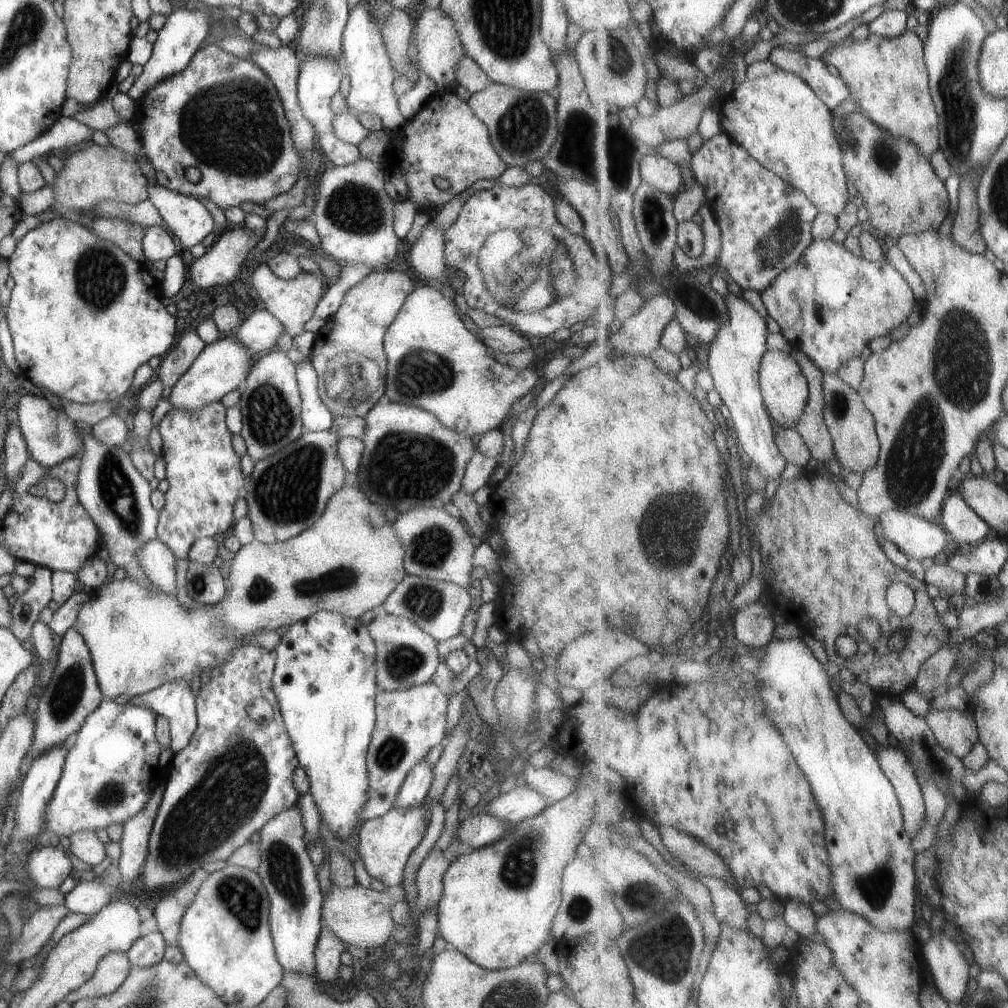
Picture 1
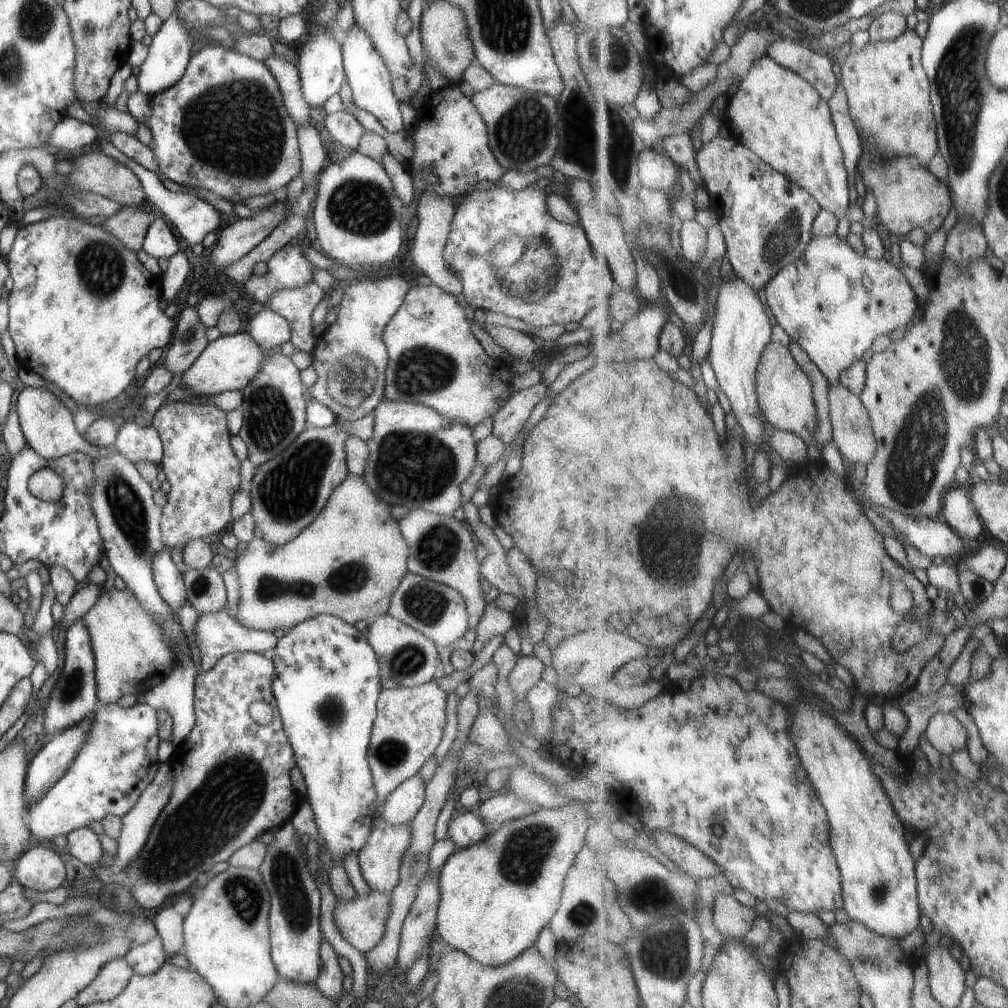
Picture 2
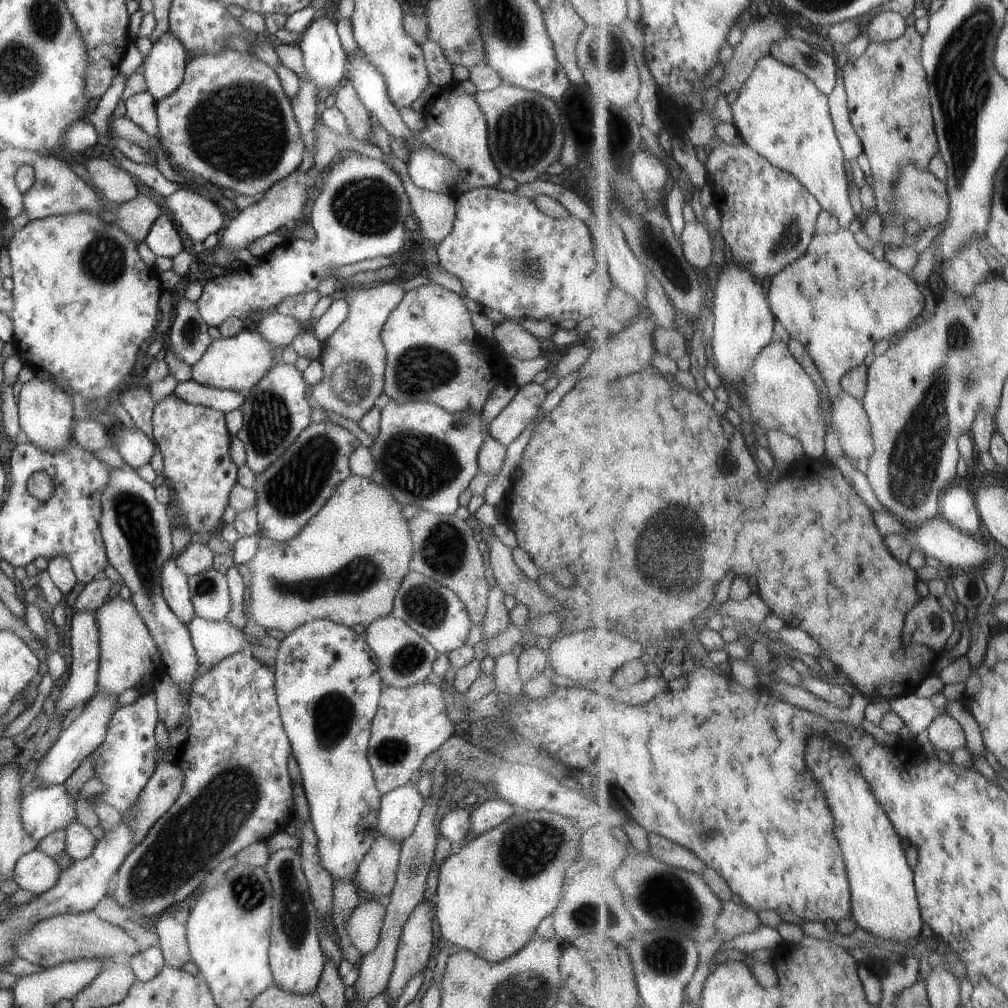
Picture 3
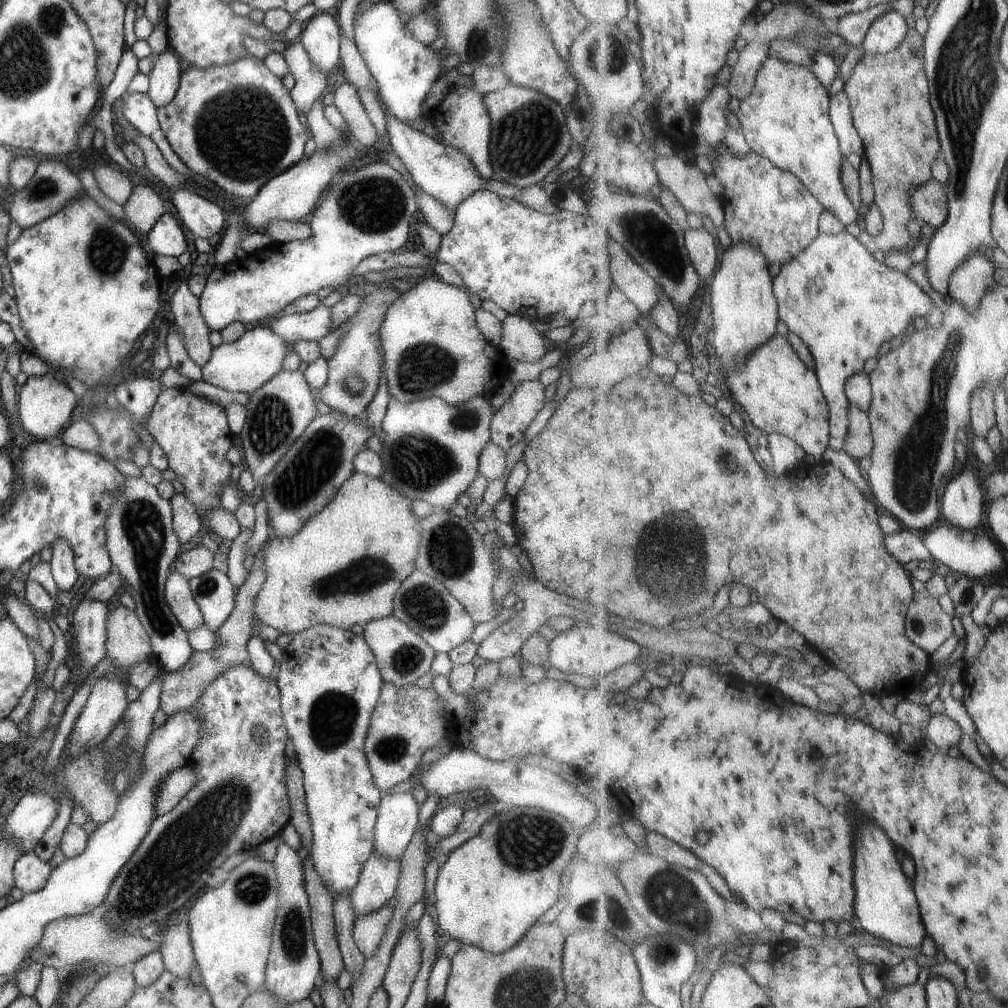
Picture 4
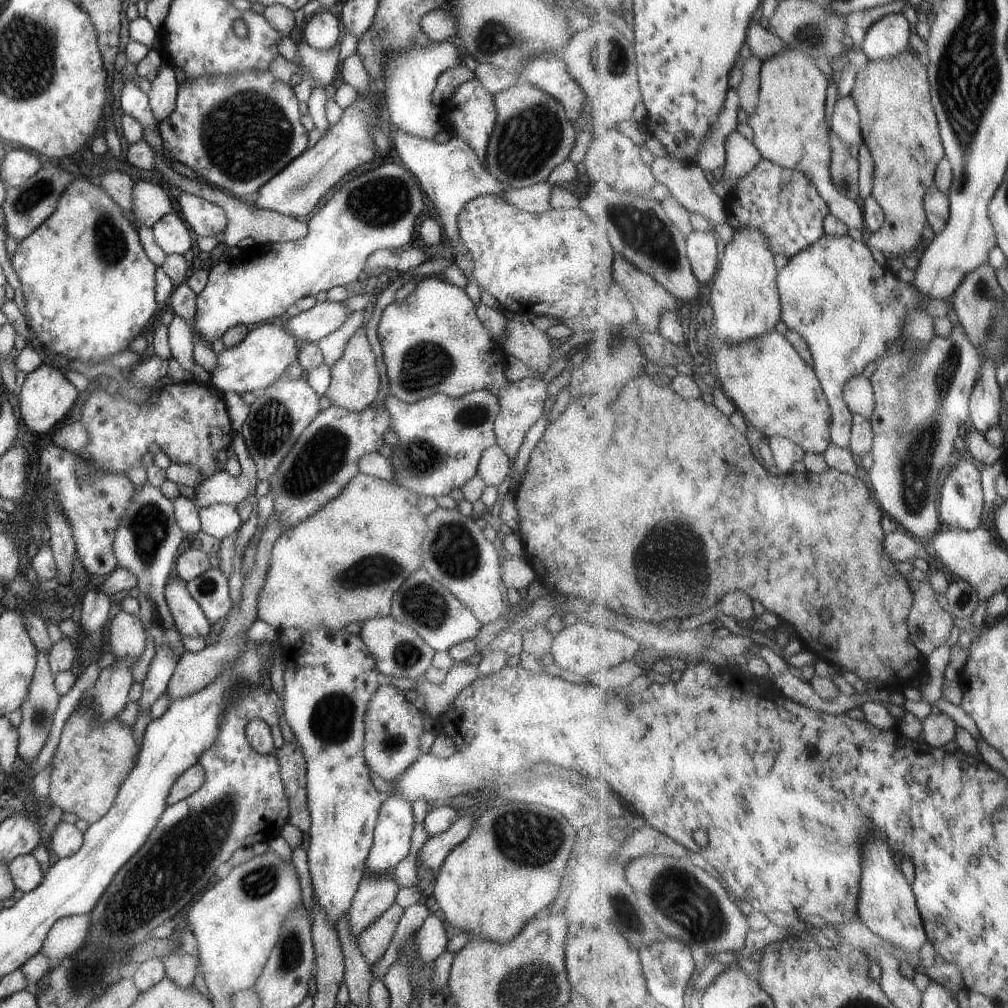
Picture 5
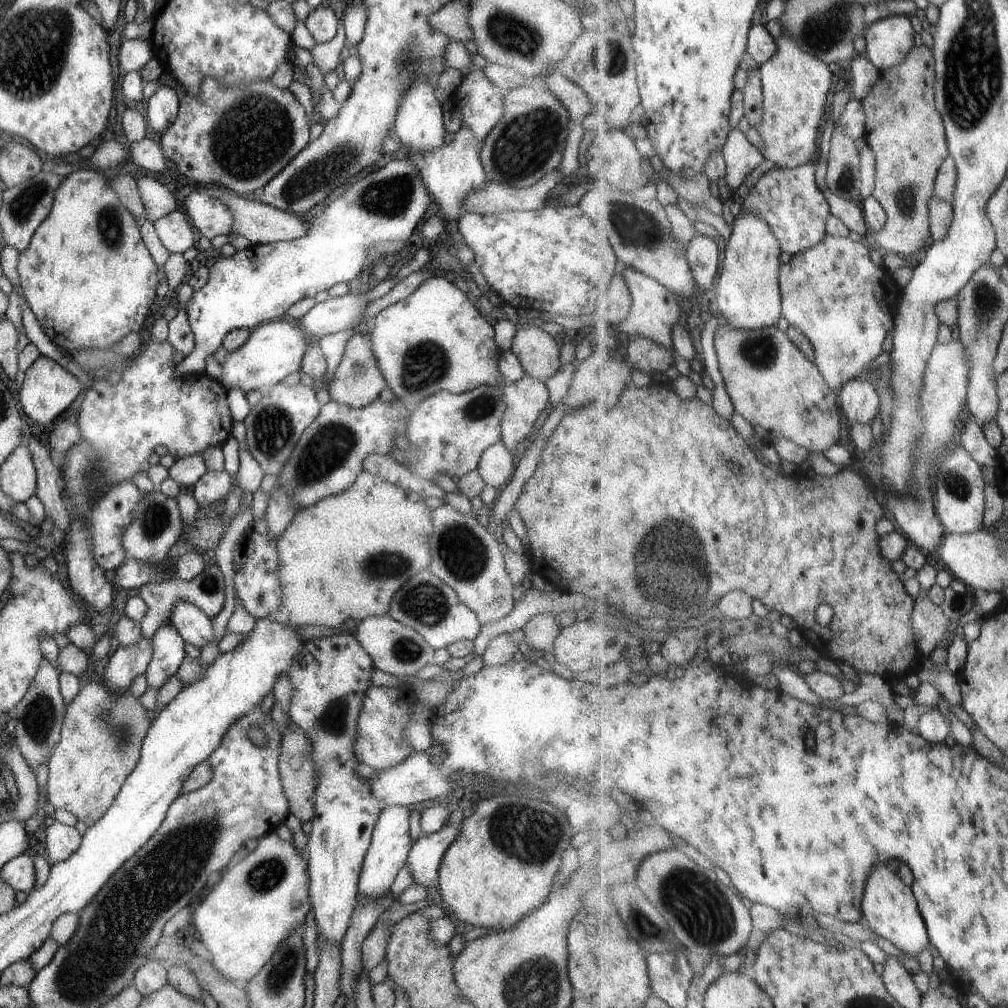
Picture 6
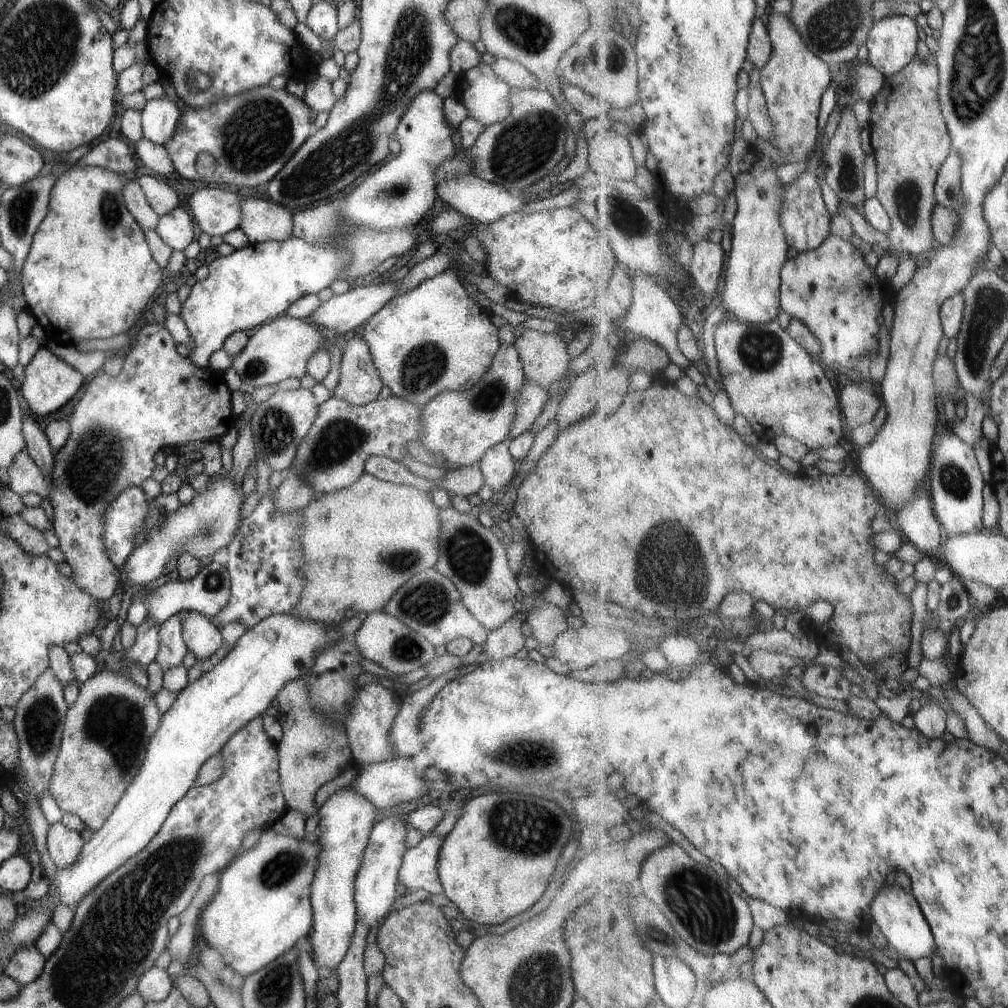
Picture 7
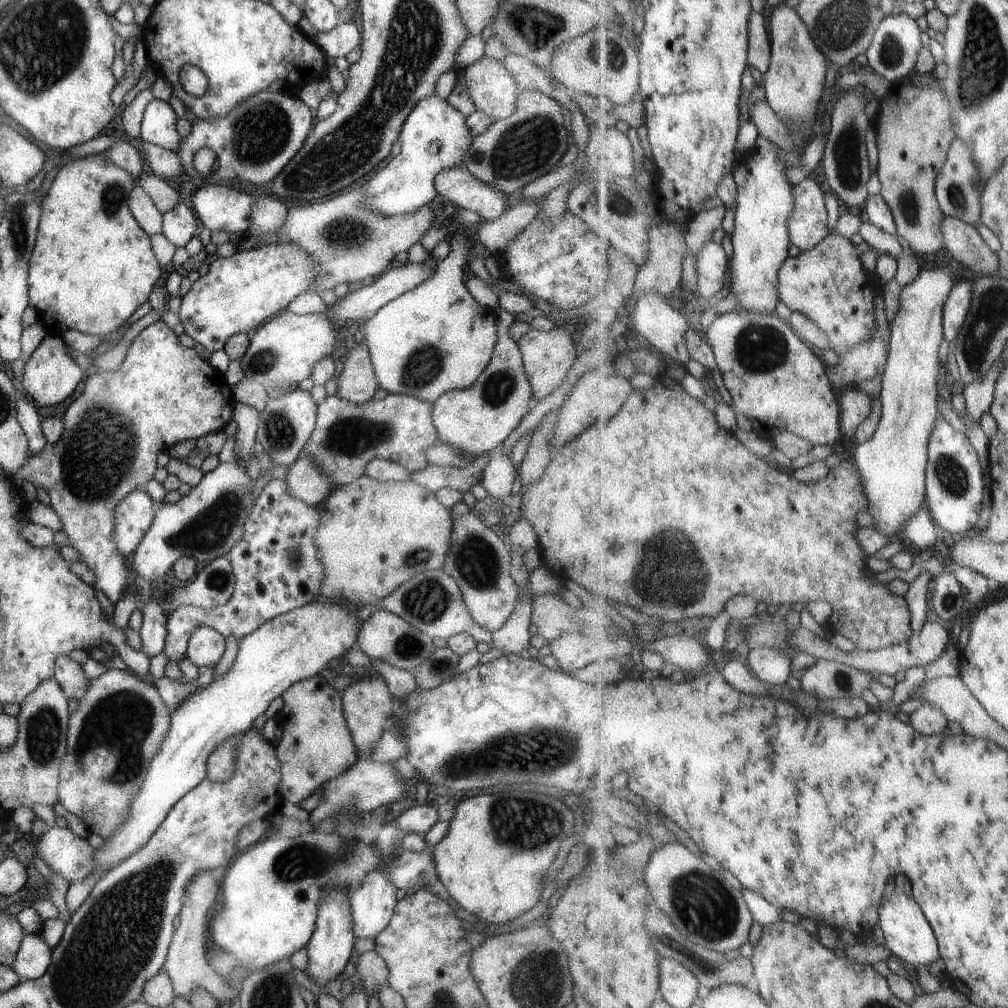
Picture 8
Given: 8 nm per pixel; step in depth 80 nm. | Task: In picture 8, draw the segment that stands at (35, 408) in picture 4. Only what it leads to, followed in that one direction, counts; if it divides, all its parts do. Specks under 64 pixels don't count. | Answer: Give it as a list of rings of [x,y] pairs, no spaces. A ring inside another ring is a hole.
[[[45,335],[24,362],[24,372],[20,382],[26,396],[34,402],[40,412],[43,412],[45,406],[49,404],[53,406],[67,398],[77,382],[83,378],[84,372],[66,353],[65,348],[66,344],[58,336]]]

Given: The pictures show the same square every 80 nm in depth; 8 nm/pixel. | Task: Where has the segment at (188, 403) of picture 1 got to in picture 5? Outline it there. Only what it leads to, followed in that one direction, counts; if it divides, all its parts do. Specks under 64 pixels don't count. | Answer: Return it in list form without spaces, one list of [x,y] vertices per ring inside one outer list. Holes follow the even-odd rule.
[[[261,324],[248,332],[239,344],[217,353],[216,365],[207,374],[209,384],[221,394],[229,391],[237,394],[254,391],[258,394],[279,375],[284,374],[285,368],[292,361],[298,360],[299,346],[299,340],[291,336],[282,325]]]

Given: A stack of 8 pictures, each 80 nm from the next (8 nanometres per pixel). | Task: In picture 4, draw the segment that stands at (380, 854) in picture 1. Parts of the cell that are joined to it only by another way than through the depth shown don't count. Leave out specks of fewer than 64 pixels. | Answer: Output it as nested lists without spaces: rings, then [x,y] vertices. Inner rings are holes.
[[[371,851],[362,864],[357,884],[349,894],[352,911],[357,917],[385,906],[394,896],[399,869],[400,859],[383,859]]]

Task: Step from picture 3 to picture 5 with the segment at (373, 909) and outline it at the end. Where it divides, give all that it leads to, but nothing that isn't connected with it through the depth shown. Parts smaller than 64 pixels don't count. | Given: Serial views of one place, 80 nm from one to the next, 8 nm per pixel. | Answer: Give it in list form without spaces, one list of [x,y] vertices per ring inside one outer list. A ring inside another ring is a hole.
[[[393,903],[355,937],[357,948],[369,966],[385,952],[403,911],[401,906]]]

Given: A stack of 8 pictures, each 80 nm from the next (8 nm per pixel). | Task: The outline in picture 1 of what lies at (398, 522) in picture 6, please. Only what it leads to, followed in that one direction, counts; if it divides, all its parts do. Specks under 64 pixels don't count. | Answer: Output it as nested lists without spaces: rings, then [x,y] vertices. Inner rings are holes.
[[[344,485],[329,498],[321,516],[293,538],[272,544],[253,539],[240,546],[229,561],[226,594],[219,602],[185,608],[178,604],[175,595],[160,592],[154,585],[147,588],[125,575],[121,580],[111,579],[99,584],[87,595],[87,602],[79,606],[71,628],[75,628],[87,646],[101,697],[108,700],[122,695],[132,698],[158,688],[167,680],[190,683],[195,672],[198,676],[202,671],[211,672],[243,645],[243,636],[261,630],[275,631],[280,626],[291,627],[321,610],[357,619],[367,610],[380,611],[387,596],[406,575],[403,554],[391,524],[385,520],[384,510],[371,504],[359,492],[359,486]]]

